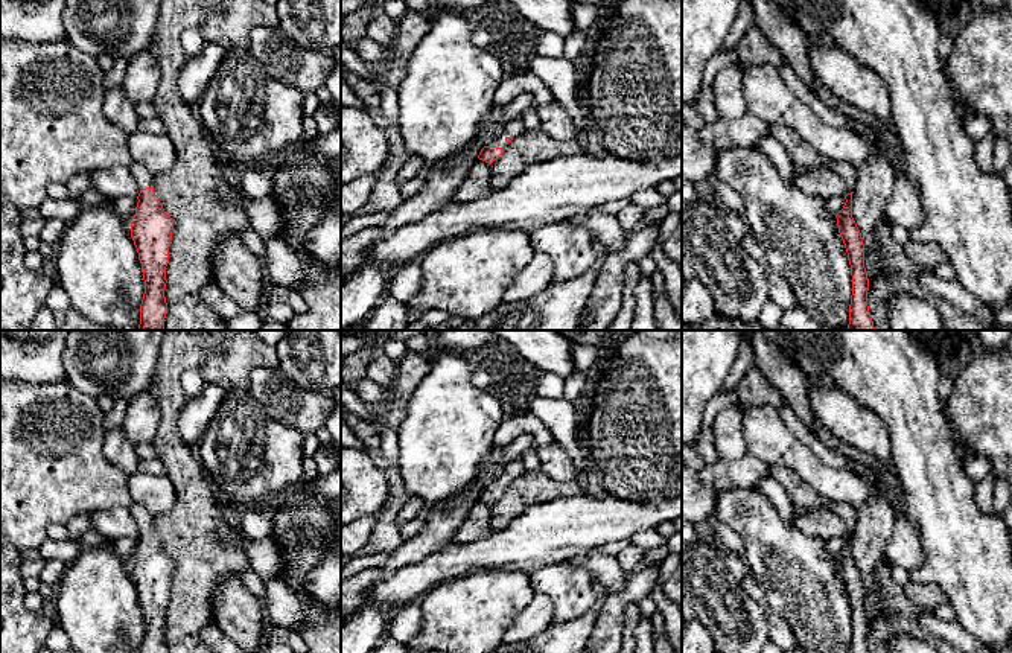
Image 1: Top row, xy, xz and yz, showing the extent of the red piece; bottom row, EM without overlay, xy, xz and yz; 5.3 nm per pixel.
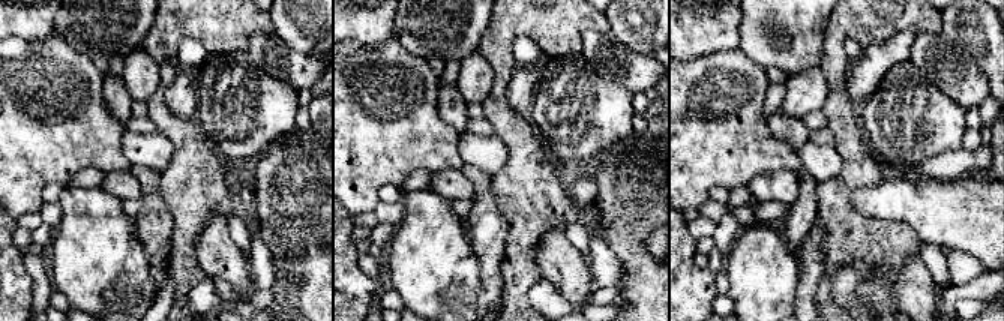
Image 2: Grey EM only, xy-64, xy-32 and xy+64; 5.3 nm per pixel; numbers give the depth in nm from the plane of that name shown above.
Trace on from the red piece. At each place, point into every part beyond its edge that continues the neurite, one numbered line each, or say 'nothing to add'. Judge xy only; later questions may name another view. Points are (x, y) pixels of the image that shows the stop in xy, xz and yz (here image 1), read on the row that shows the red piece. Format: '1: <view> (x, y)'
1: xy (145, 178)

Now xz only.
1: xz (513, 128)

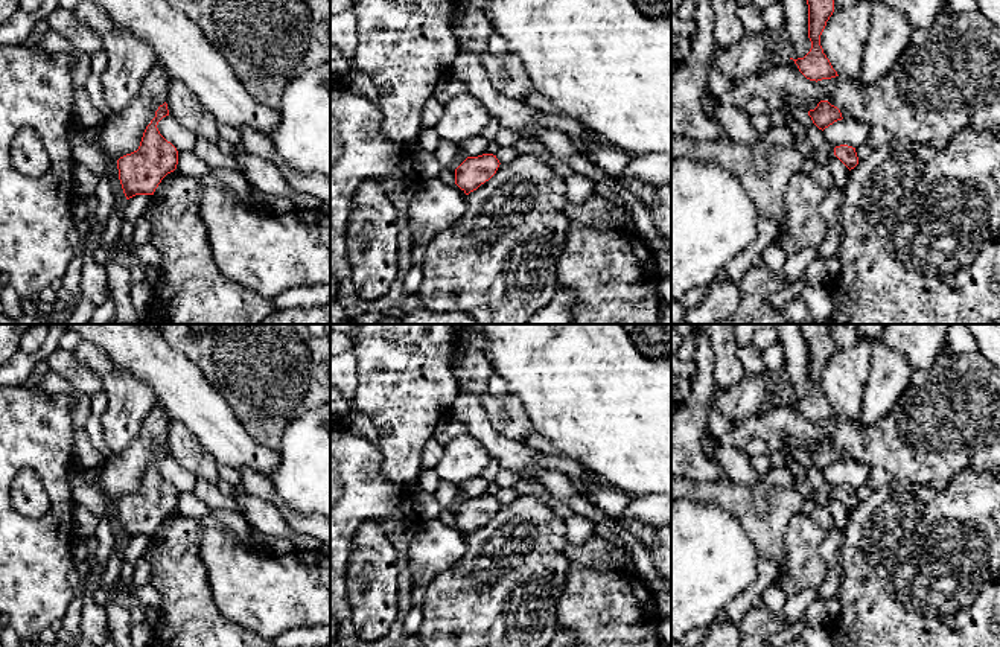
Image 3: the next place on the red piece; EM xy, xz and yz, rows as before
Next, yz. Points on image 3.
nothing to add

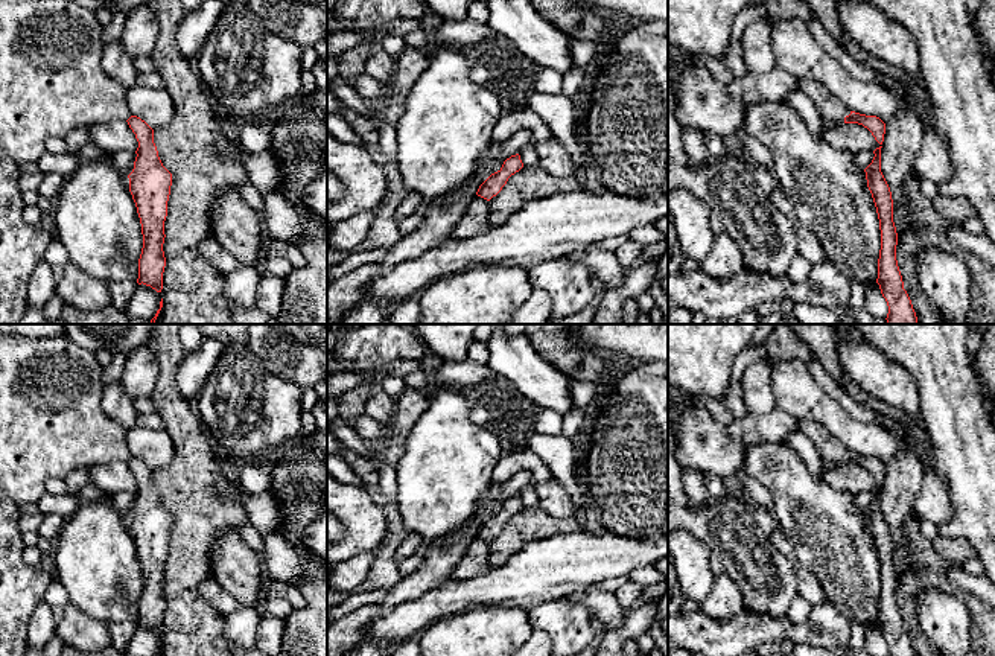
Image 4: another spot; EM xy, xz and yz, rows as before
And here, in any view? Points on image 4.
1: yz (831, 107)

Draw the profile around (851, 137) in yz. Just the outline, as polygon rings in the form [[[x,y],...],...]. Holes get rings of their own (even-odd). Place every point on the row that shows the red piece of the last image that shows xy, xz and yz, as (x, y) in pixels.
[[[837,123],[831,129],[823,129],[822,135],[831,146],[852,154],[882,146],[867,128],[858,123]]]

